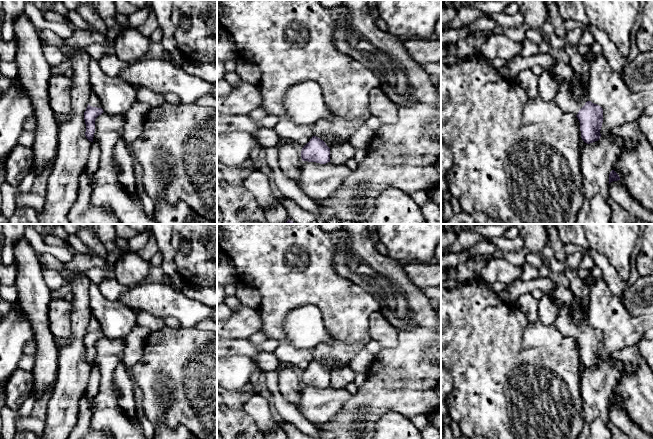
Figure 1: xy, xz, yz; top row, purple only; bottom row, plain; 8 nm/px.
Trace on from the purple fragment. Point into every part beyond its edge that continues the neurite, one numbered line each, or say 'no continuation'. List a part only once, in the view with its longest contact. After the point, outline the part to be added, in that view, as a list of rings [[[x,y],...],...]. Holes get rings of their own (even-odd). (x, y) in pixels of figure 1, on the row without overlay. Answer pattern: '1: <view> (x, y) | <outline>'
1: yz (568, 321) | [[[557,284],[549,293],[558,305],[558,314],[554,325],[564,338],[577,339],[579,334],[589,325],[587,317],[583,320],[577,313],[576,299],[568,287]]]

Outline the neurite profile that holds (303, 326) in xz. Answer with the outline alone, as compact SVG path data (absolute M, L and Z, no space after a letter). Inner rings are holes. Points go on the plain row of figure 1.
M308 304L290 310L283 330L291 345L299 349L312 349L329 339L318 307Z

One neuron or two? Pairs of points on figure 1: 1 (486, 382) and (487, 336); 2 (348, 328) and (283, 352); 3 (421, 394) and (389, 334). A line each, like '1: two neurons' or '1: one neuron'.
1: one neuron
2: two neurons
3: two neurons

